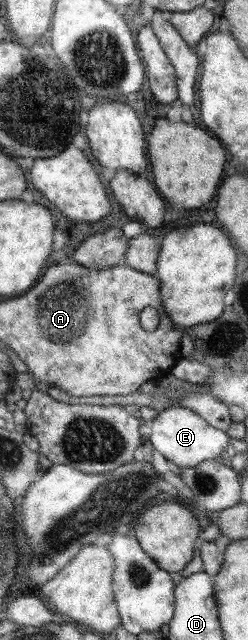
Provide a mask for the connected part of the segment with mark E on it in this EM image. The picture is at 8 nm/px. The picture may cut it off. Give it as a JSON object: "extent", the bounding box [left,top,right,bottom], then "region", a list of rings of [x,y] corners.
{"extent":[149,406,228,468],"region":[[[168,406],[157,412],[150,423],[152,435],[149,441],[153,448],[178,467],[194,468],[200,465],[200,462],[214,460],[228,446],[228,436],[224,431],[217,430],[201,415],[184,406]]]}

